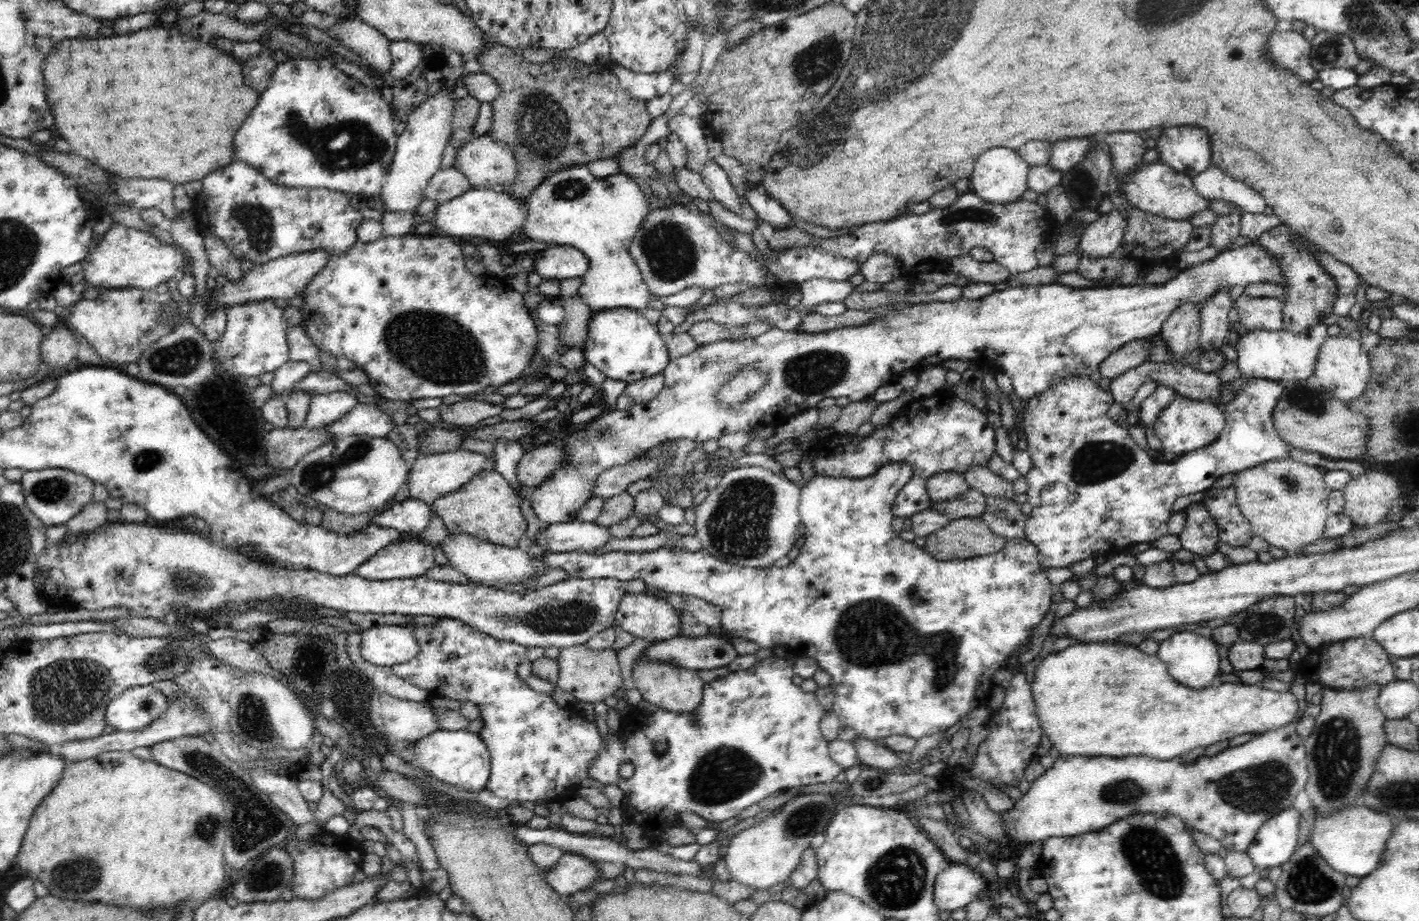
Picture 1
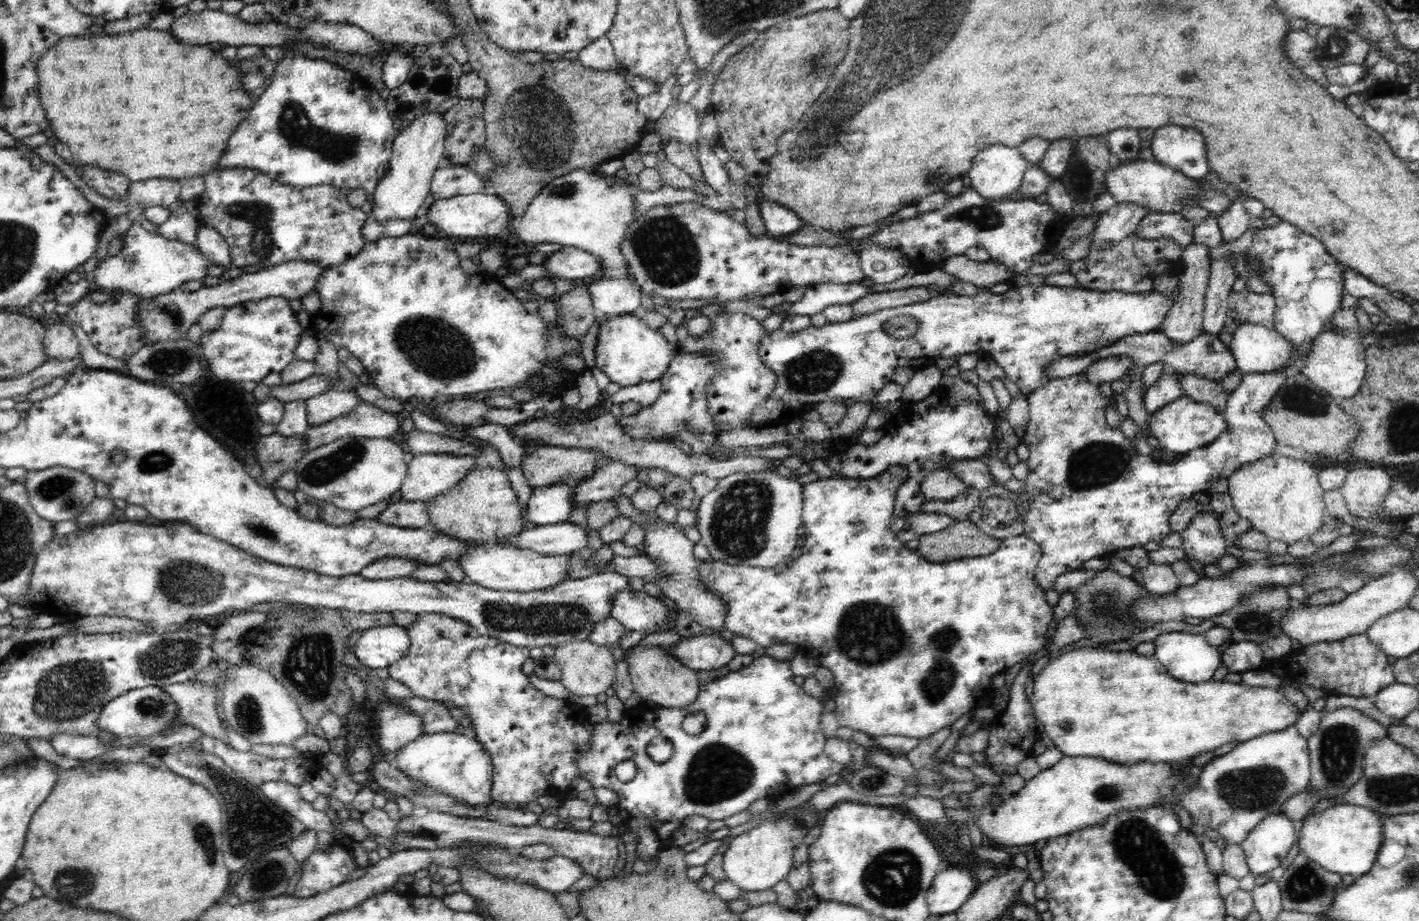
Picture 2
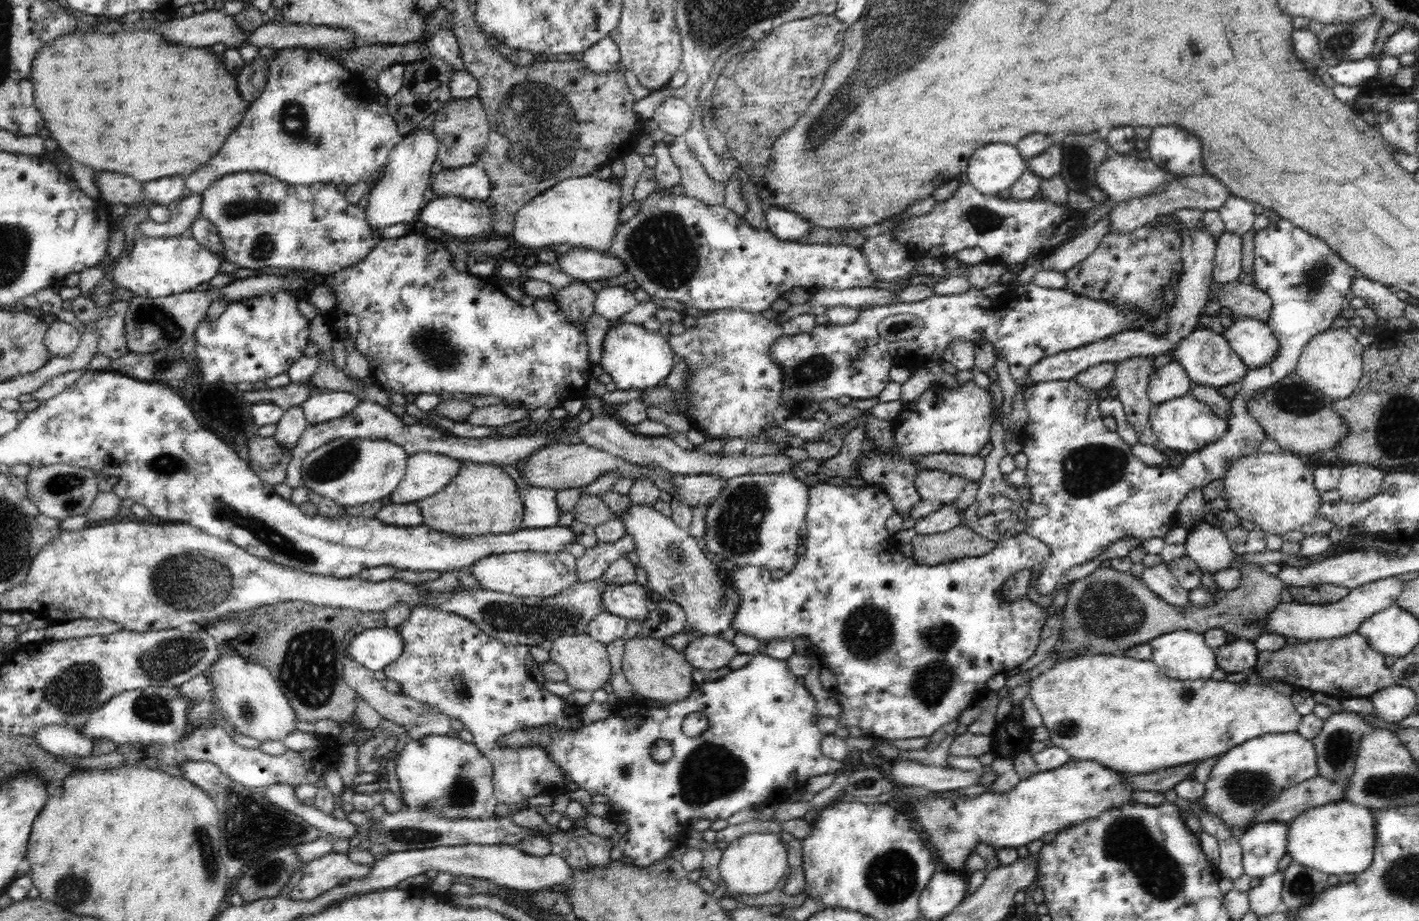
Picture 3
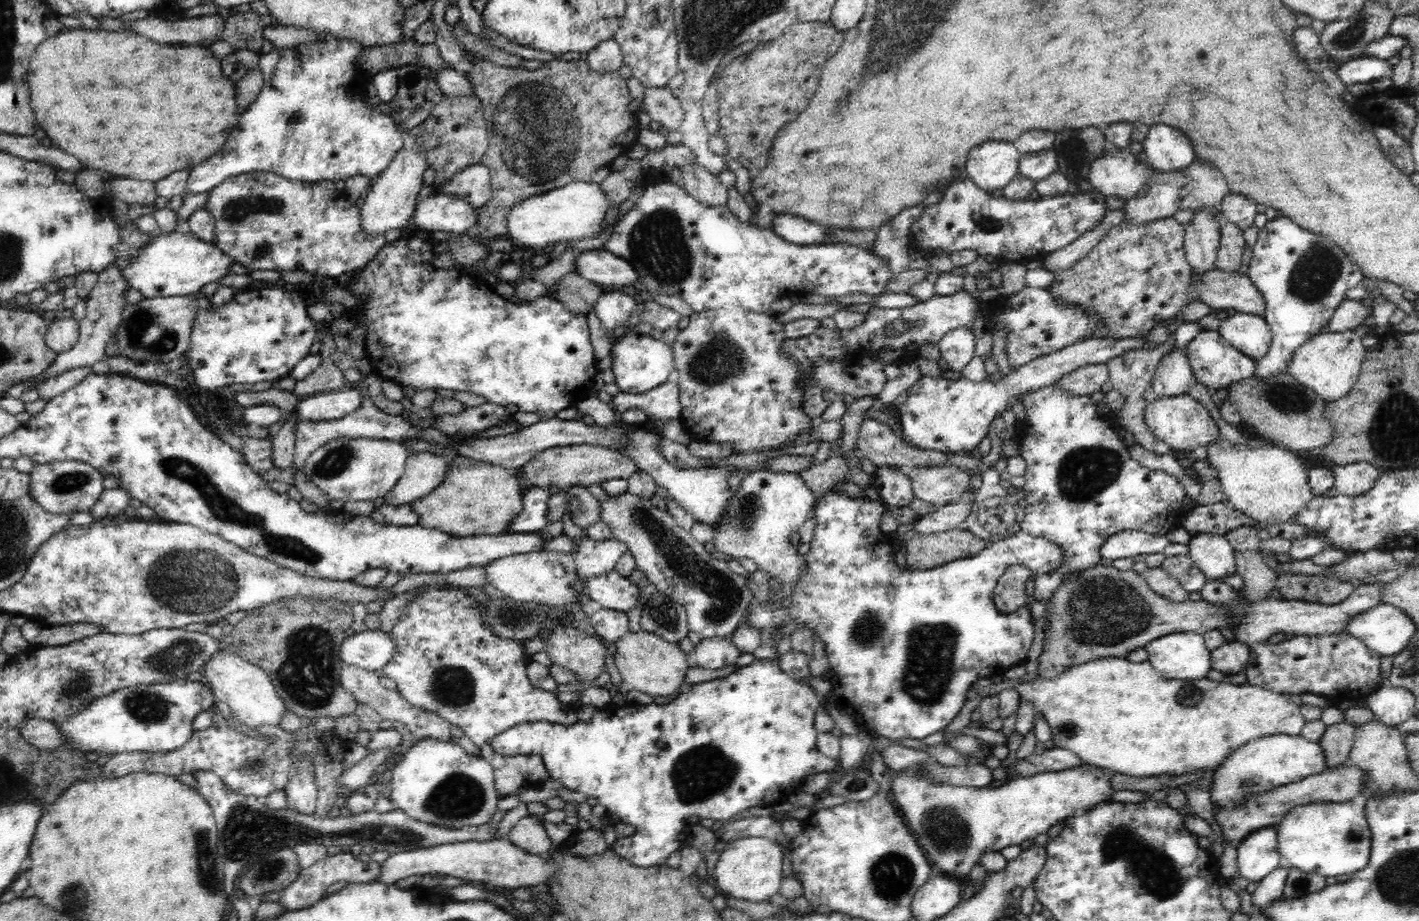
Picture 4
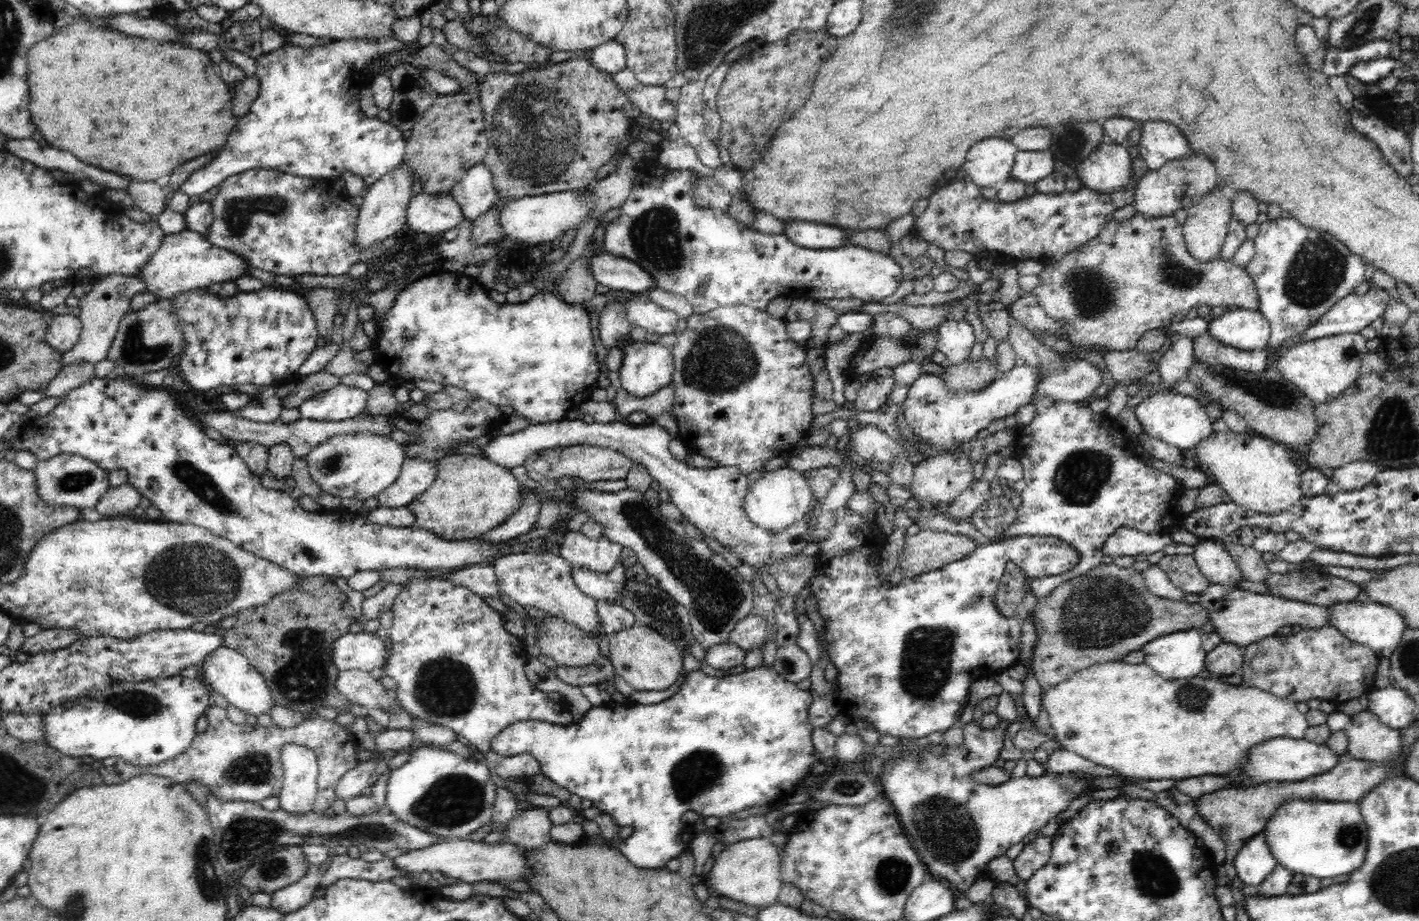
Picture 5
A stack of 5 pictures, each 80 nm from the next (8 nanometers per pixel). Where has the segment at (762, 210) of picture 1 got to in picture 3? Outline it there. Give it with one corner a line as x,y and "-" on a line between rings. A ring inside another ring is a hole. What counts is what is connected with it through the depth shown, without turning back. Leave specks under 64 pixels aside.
772,205
766,212
766,220
769,231
783,241
802,242
809,230
813,229
813,225
804,218

